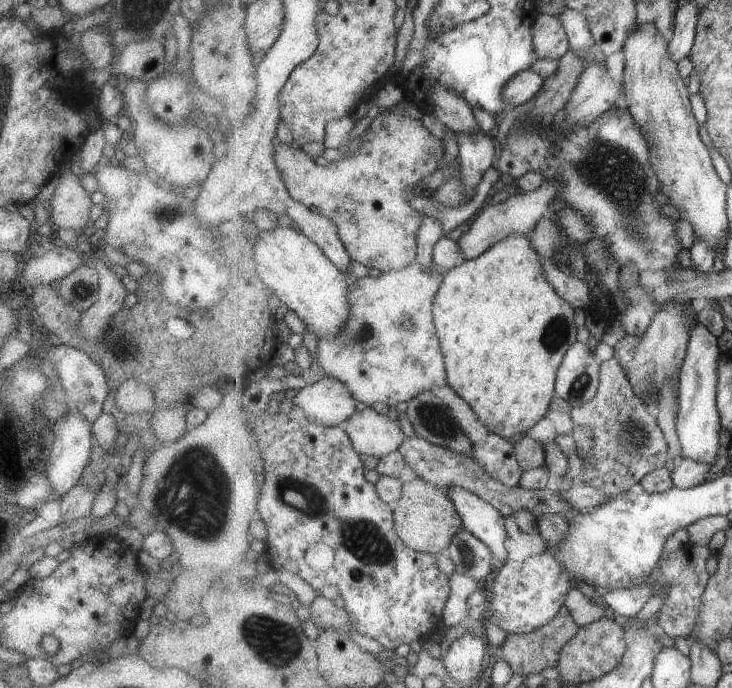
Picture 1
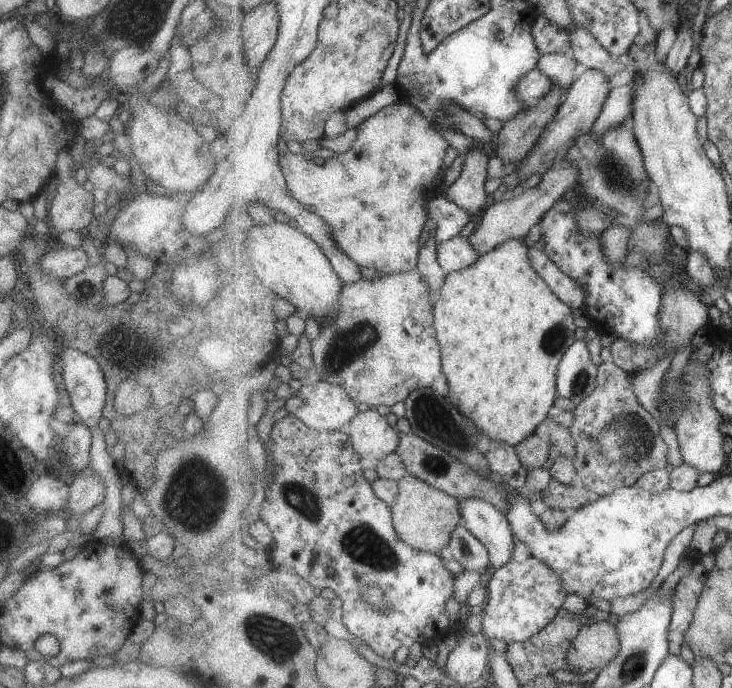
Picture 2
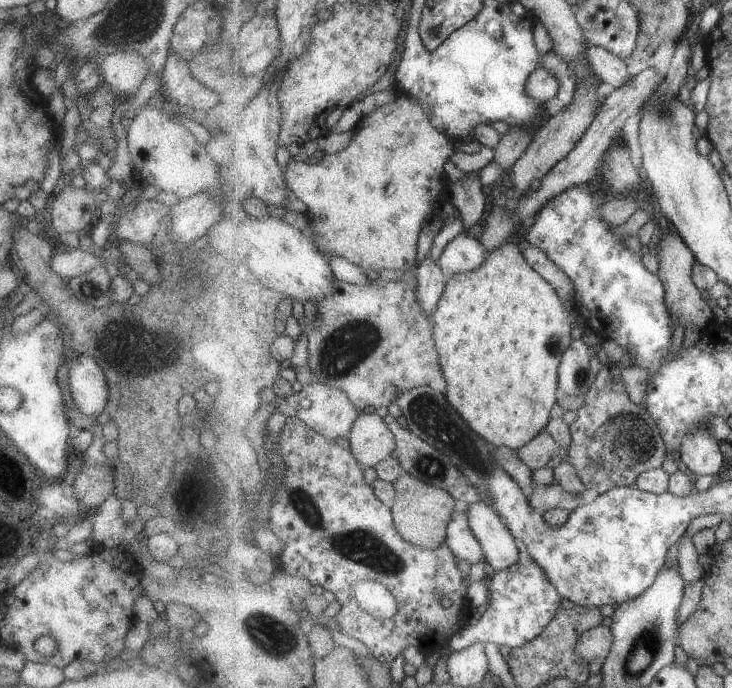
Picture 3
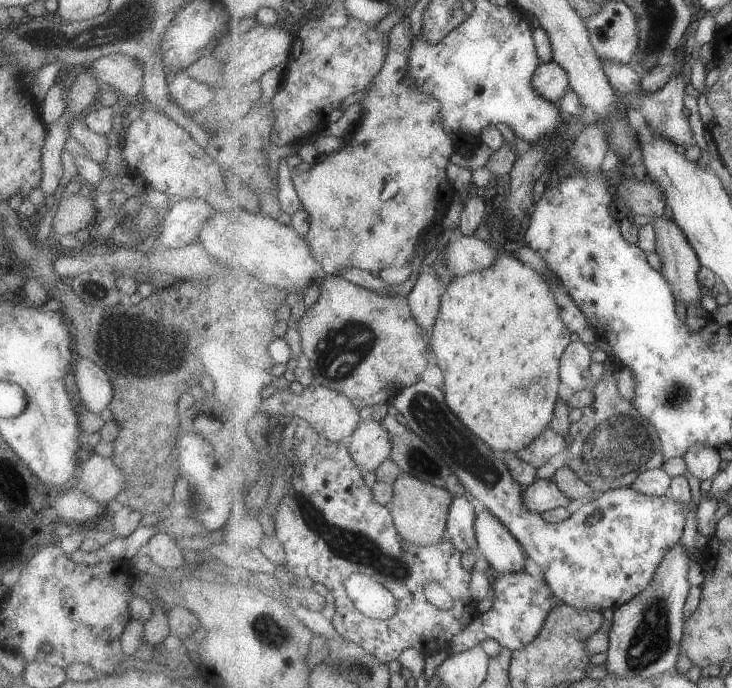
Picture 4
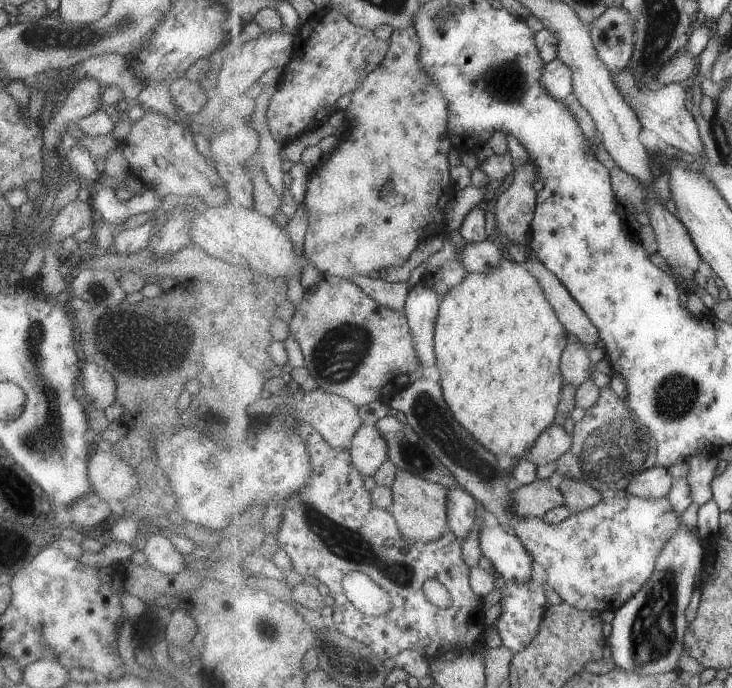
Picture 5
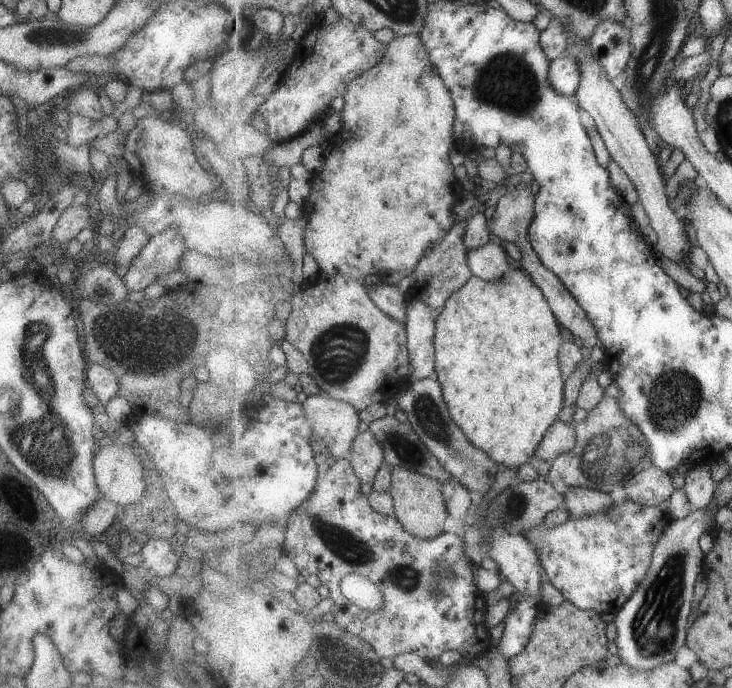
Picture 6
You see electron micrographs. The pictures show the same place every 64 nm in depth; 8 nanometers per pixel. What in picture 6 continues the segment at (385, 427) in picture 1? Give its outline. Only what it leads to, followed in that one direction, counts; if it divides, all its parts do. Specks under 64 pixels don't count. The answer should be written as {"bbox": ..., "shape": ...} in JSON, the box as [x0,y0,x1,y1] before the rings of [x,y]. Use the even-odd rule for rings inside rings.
{"bbox":[349,428,386,482],"shape":[[[369,428],[355,438],[349,458],[361,482],[374,482],[379,470],[385,464],[386,454],[383,448]]]}

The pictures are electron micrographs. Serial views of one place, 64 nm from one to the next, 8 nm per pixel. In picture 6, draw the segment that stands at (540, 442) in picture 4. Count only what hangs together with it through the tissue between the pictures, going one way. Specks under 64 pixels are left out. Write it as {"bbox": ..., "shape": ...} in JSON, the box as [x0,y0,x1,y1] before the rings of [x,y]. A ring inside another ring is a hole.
{"bbox":[534,420,578,462],"shape":[[[557,420],[546,433],[543,443],[539,445],[534,462],[554,462],[559,456],[569,453],[578,444],[576,426],[577,424],[573,426]]]}

